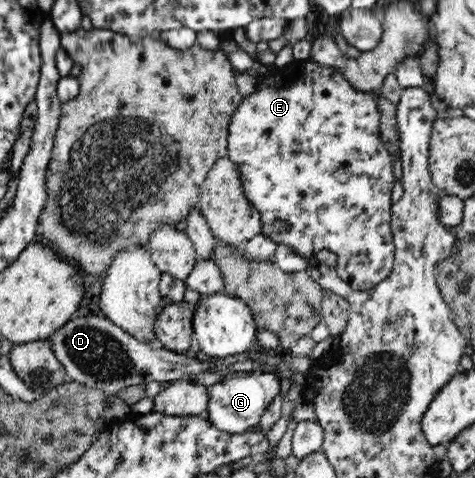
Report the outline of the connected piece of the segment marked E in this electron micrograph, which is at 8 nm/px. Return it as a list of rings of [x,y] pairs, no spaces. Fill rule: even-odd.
[[[294,60],[284,67],[274,65],[273,69],[257,76],[256,90],[243,97],[241,104],[232,114],[228,128],[228,156],[235,162],[237,171],[241,173],[241,187],[245,190],[245,198],[259,213],[262,234],[276,244],[290,246],[297,254],[311,258],[320,250],[330,250],[337,255],[337,272],[343,282],[346,282],[352,292],[367,292],[377,286],[386,276],[389,276],[394,263],[396,246],[393,243],[390,209],[392,188],[396,182],[393,174],[392,156],[380,139],[380,110],[377,108],[377,95],[371,92],[361,92],[351,86],[351,83],[339,73],[339,69],[321,65],[313,60]],[[279,220],[290,226],[285,233],[277,233],[271,224]]]

